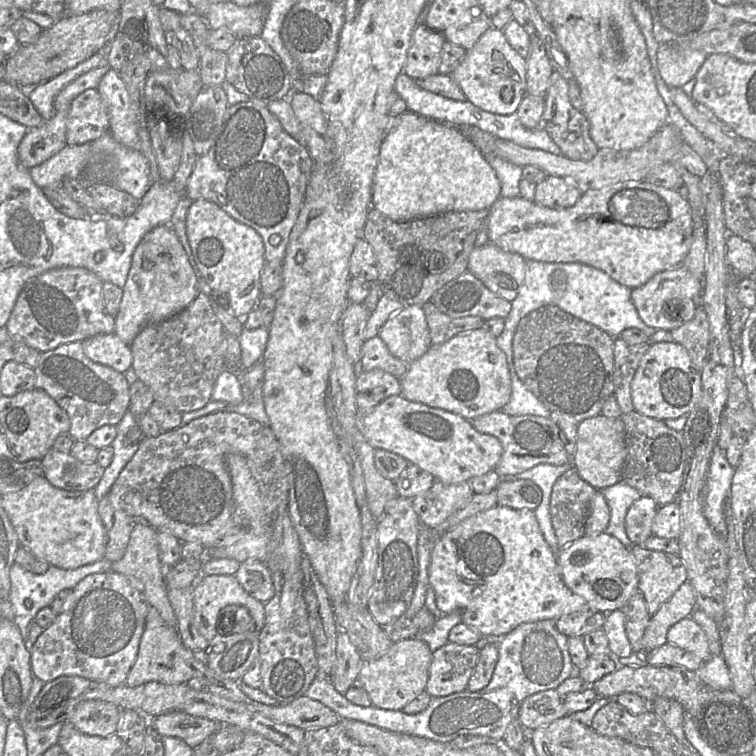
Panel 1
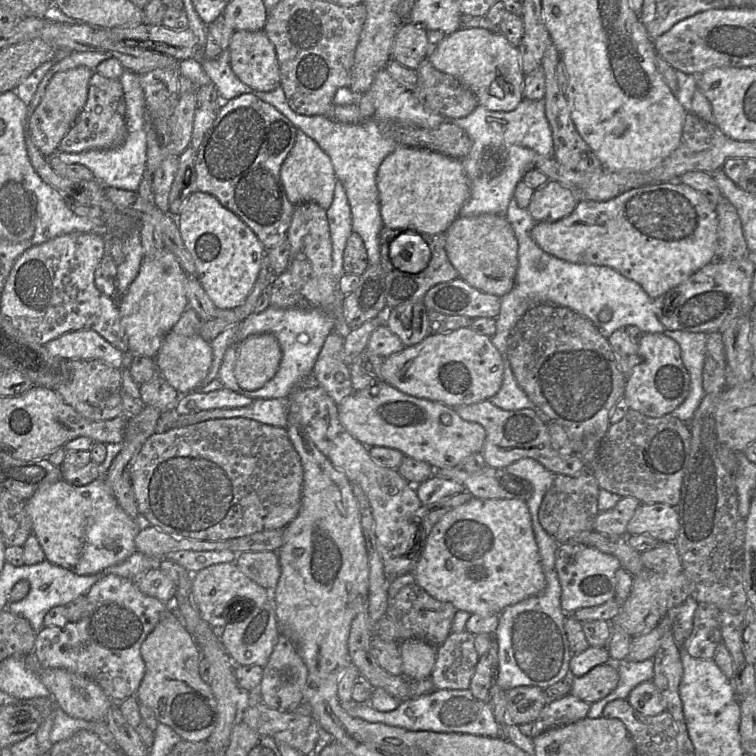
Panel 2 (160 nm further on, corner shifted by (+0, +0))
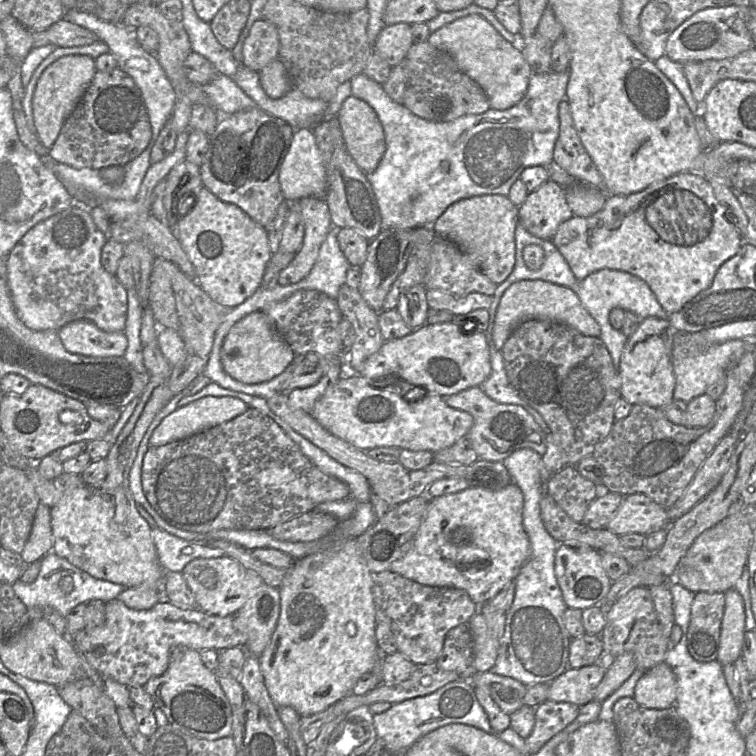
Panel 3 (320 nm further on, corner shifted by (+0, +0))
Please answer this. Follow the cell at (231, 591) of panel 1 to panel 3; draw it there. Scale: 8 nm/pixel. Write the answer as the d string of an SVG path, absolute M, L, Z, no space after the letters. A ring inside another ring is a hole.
M227 555L218 558L194 559L186 565L181 573L196 599L197 609L219 617L236 614L264 583L257 573L245 568Z

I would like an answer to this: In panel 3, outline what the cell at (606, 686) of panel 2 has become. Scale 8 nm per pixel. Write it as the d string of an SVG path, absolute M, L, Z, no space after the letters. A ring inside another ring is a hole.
M568 661L567 670L549 683L547 700L582 707L594 699L605 672L606 669L599 663L571 668Z

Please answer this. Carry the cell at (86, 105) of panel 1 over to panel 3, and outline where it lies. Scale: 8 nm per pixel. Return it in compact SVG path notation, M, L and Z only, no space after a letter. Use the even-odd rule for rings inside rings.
M116 66L109 71L95 71L84 95L49 149L49 156L75 168L125 166L146 149L151 137L143 94L133 78Z

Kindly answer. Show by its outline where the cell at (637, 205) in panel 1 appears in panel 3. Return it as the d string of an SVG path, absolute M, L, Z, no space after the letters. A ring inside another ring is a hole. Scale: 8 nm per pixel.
M682 172L671 176L668 179L655 182L640 192L626 196L606 195L605 204L599 212L590 217L579 217L573 215L558 226L551 241L563 255L578 280L582 280L589 274L602 269L626 272L644 281L654 293L661 307L668 314L671 314L678 312L685 303L711 285L719 267L739 251L744 240L733 224L726 219L723 208L716 200L708 179L690 172Z

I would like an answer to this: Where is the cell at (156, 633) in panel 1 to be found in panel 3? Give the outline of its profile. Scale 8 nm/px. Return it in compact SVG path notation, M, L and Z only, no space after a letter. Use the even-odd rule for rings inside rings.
M185 646L173 648L166 672L149 679L143 687L153 699L154 707L164 712L168 723L179 726L185 733L207 740L231 736L229 701L215 672L205 667L198 650Z

